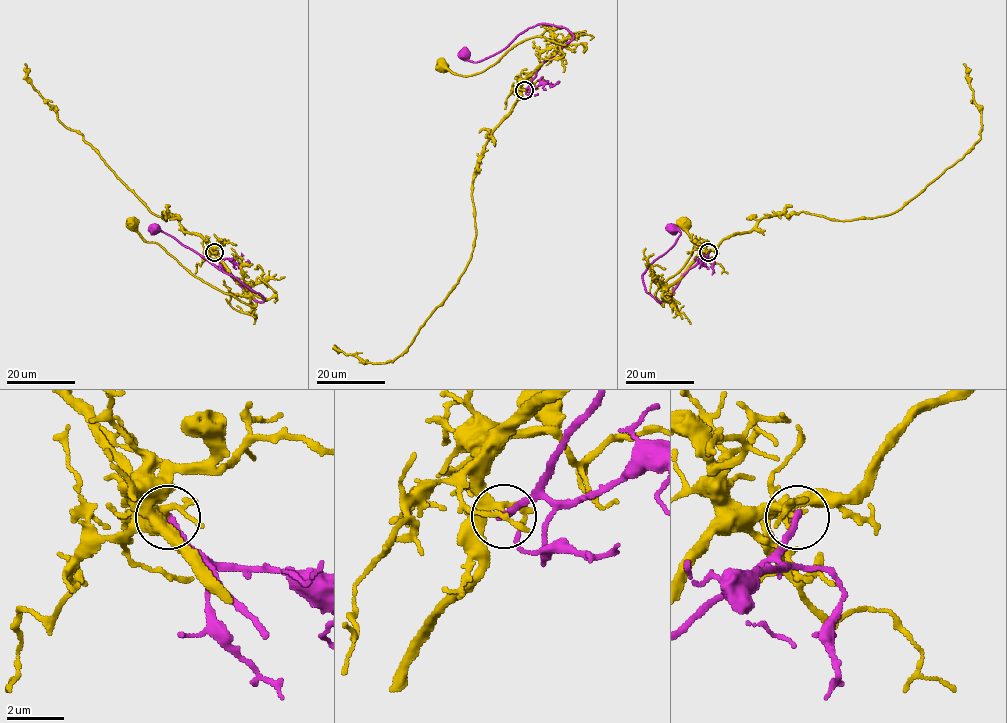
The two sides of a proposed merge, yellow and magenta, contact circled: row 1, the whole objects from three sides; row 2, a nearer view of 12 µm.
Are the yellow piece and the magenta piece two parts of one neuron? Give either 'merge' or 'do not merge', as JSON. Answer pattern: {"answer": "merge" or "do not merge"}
{"answer": "do not merge"}

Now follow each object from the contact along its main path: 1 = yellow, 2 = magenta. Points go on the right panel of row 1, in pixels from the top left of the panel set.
1: (708, 252), (700, 253), (665, 291), (662, 306), (655, 294), (656, 290), (684, 266), (693, 248), (685, 223)
2: (708, 252), (681, 278), (675, 290), (658, 302), (645, 291), (642, 275), (675, 243), (681, 232), (672, 229)

